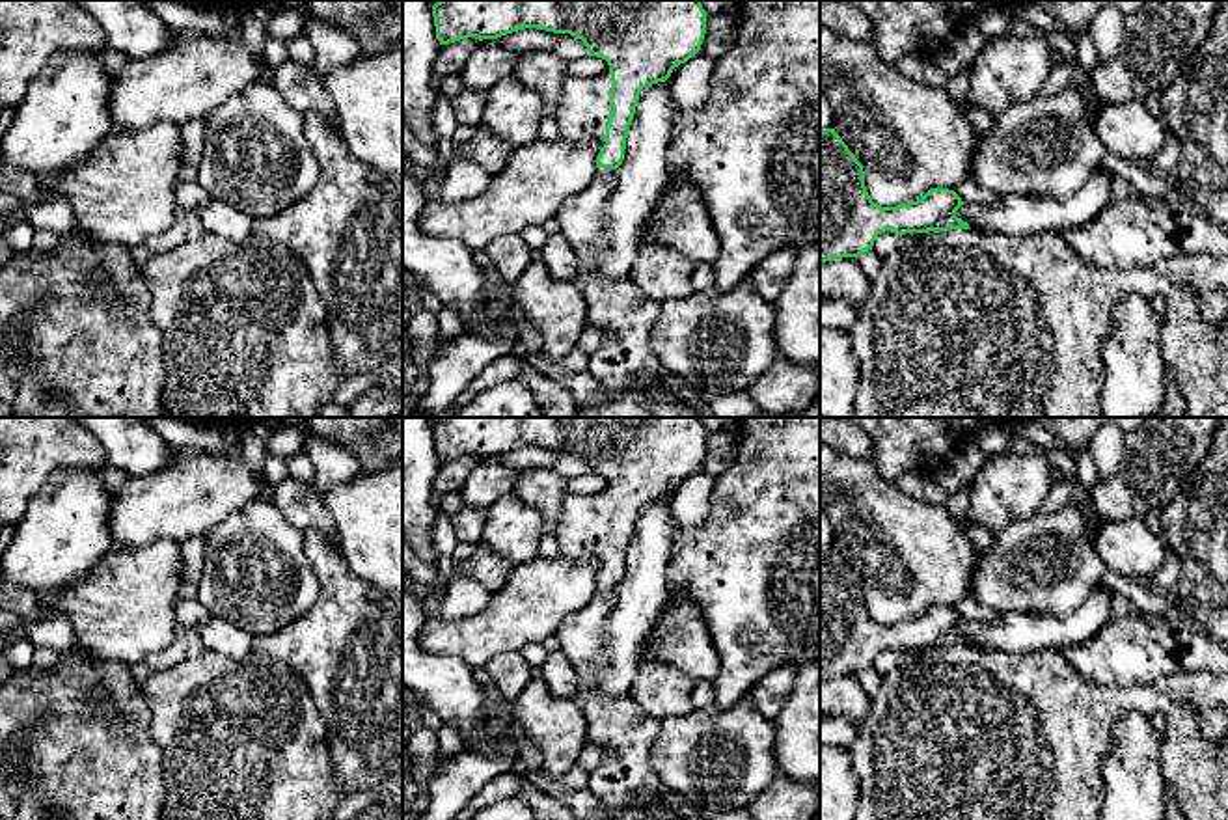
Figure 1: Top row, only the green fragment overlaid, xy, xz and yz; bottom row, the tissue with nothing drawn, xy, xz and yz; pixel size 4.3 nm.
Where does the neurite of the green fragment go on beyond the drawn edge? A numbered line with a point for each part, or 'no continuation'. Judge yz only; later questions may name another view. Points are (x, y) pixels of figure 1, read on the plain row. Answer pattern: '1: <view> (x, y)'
no continuation

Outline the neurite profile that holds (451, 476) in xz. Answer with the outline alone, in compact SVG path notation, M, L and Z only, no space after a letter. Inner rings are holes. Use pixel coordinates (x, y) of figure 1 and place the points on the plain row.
M468 455L449 462L440 462L438 473L434 477L432 488L436 494L457 492L462 488L466 477L471 473L479 457Z

